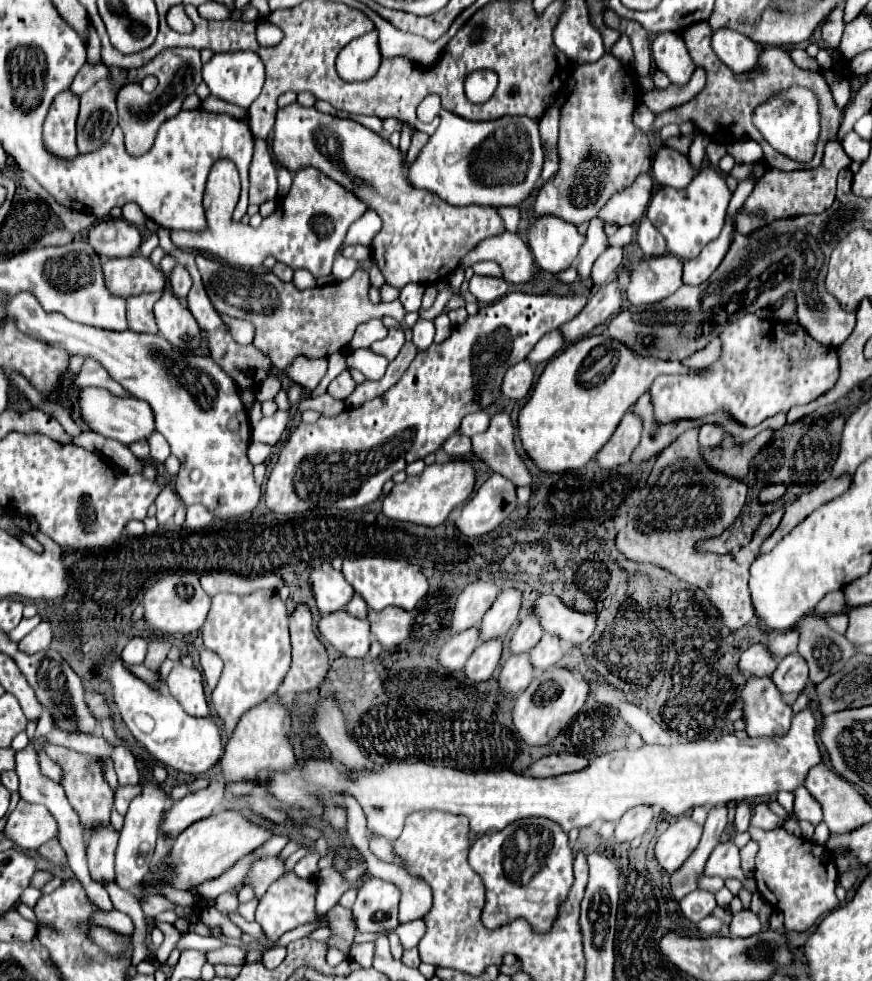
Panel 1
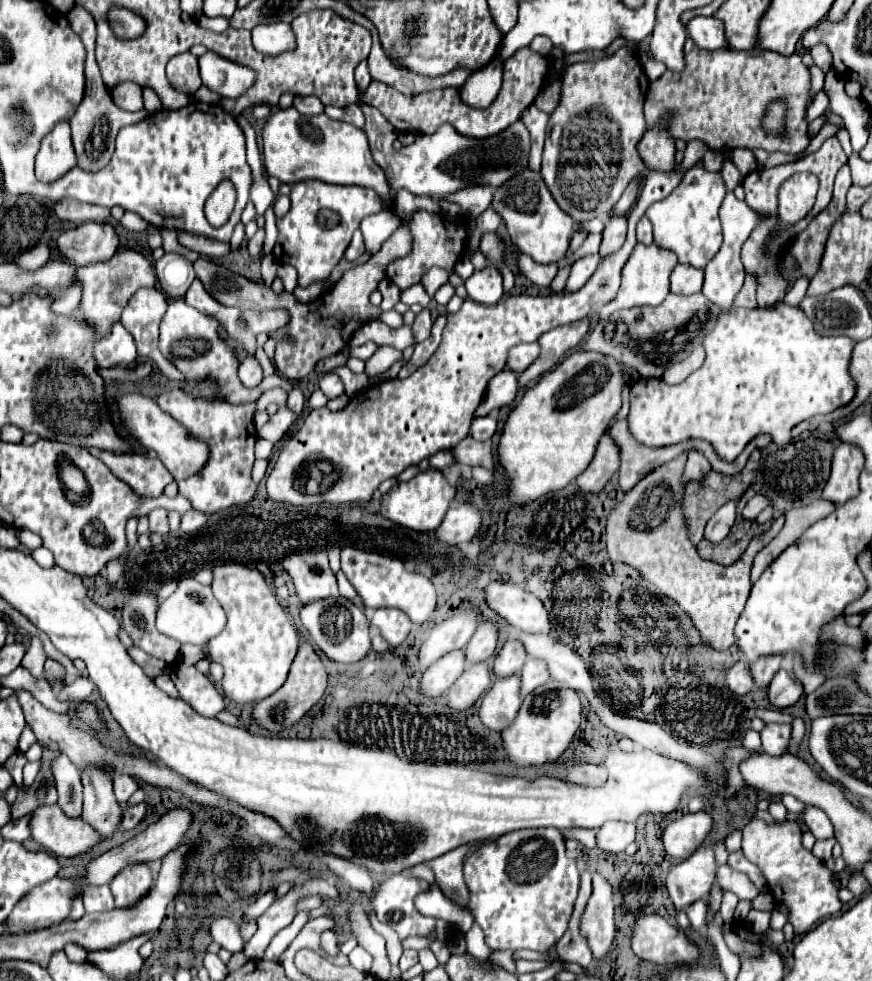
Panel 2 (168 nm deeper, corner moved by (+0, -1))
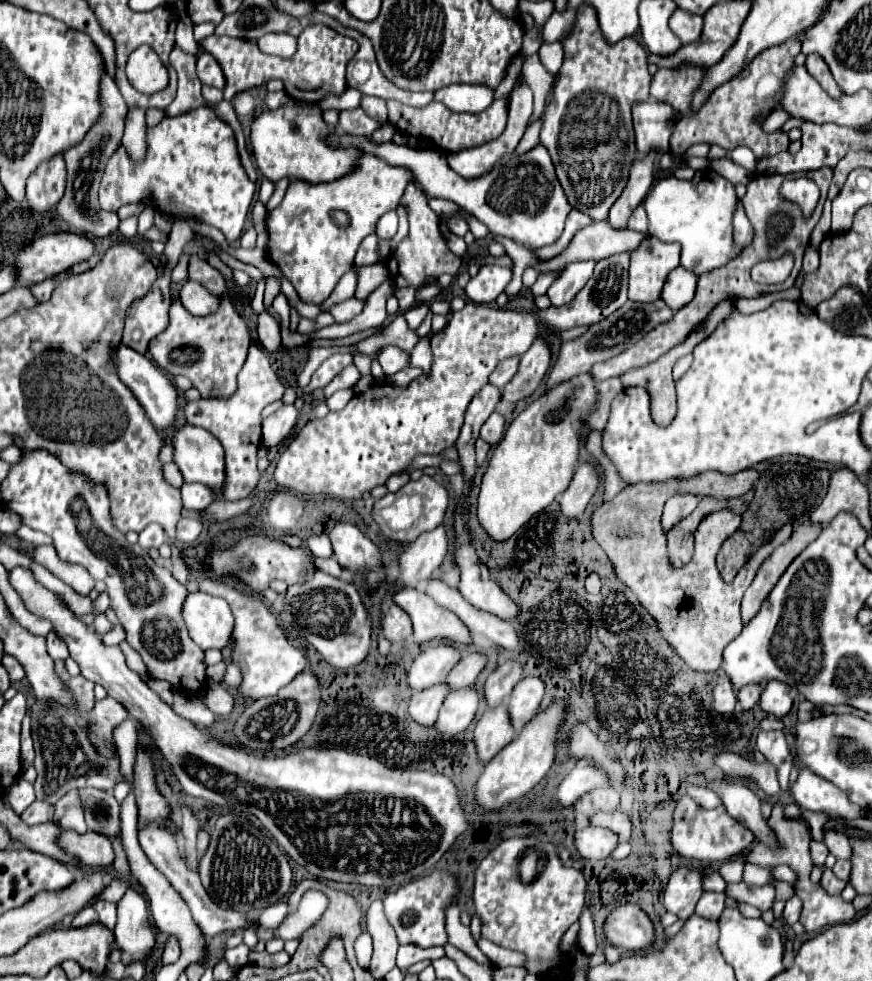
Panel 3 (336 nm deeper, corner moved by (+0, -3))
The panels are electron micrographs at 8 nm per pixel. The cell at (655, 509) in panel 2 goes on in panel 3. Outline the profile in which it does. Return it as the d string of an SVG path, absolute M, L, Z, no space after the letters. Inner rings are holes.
M705 474L693 478L673 478L669 482L639 482L619 492L613 500L601 504L593 514L593 536L599 546L605 550L609 560L615 566L615 572L621 582L625 582L633 594L639 598L641 606L657 620L665 640L675 648L675 652L693 668L701 672L713 672L721 666L725 646L741 632L741 598L762 562L779 546L785 538L791 536L793 526L783 524L779 532L767 542L770 548L758 549L745 566L737 572L733 582L725 582L715 566L715 556L721 548L721 540L733 534L739 528L741 516L731 510L713 512L701 522L695 532L695 556L681 568L673 568L669 562L669 552L665 544L665 532L661 532L661 514L669 496L681 492L693 494L713 494L713 496L737 496L731 492L713 492L713 490L693 490L695 484L705 486Z

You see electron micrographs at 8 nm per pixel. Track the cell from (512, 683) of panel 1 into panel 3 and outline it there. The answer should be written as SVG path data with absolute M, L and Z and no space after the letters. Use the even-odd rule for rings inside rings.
M505 704L485 710L475 726L475 744L481 760L489 762L503 746L515 738L513 726L509 726L509 714L505 714Z

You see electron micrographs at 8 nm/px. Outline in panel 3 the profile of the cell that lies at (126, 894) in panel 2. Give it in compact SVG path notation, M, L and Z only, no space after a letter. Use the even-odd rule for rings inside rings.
M129 888L125 892L125 896L117 902L117 926L115 926L115 944L117 948L123 950L123 962L139 962L145 960L149 950L155 944L155 934L149 926L149 904L145 900L145 896L137 890L137 888Z

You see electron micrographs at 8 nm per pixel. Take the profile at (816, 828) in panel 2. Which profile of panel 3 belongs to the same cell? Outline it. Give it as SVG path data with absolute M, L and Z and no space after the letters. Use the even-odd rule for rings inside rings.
M831 828L831 830L825 832L823 842L825 842L825 846L829 848L829 852L833 856L845 858L845 860L851 856L851 846L849 846L849 840L847 840L847 836L843 832L837 832L837 830Z

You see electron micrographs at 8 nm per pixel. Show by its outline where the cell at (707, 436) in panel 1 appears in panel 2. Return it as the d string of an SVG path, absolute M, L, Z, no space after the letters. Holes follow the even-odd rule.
M689 452L689 460L687 460L687 466L685 466L685 472L683 472L683 486L687 486L689 482L703 482L707 472L709 472L709 462L707 458L703 458L703 454L699 452Z

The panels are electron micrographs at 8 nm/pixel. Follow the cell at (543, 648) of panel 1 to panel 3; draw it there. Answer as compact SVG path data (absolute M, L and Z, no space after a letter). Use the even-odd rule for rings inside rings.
M525 676L517 682L507 702L509 716L517 732L537 714L543 694L545 694L545 682L537 676Z

